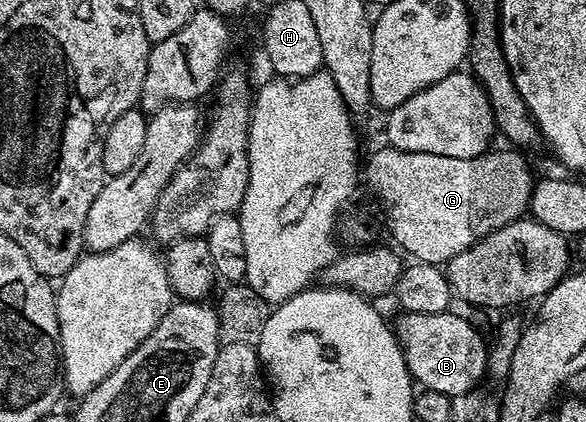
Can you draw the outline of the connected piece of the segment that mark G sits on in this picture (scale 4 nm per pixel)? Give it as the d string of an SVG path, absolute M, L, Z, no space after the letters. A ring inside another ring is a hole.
M384 144L364 162L364 179L382 202L393 243L421 264L447 265L494 230L521 219L529 209L534 175L517 149L490 150L474 158L404 151Z

